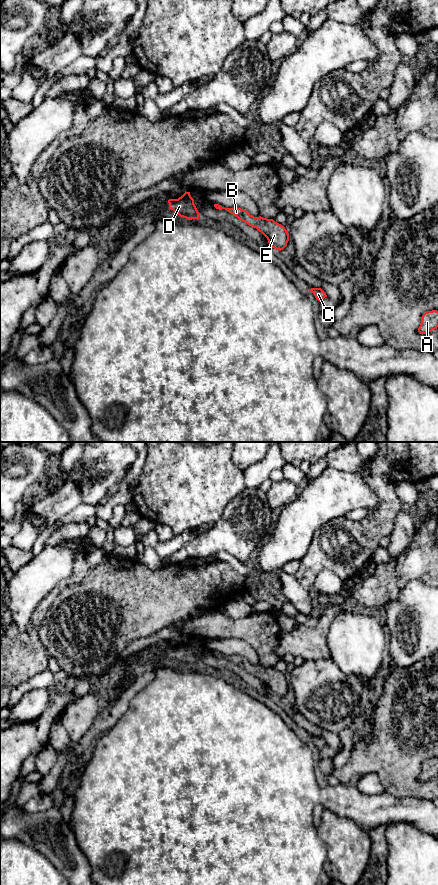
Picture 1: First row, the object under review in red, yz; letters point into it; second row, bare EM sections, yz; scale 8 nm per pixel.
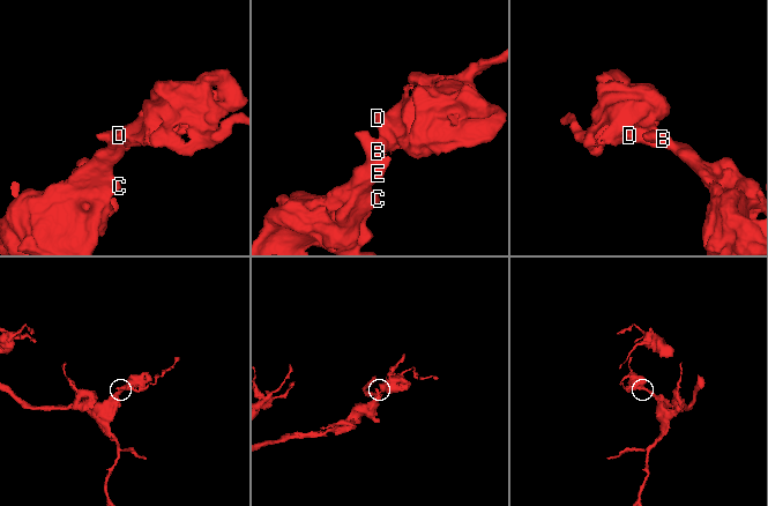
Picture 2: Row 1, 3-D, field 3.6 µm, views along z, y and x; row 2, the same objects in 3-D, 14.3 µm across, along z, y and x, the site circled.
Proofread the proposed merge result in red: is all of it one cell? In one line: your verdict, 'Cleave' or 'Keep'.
Keep

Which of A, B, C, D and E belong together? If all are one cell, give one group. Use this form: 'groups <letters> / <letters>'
groups A B C D E

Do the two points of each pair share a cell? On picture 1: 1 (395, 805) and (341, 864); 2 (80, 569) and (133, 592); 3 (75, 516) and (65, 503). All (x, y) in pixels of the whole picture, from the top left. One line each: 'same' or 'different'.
1: different
2: different
3: different

